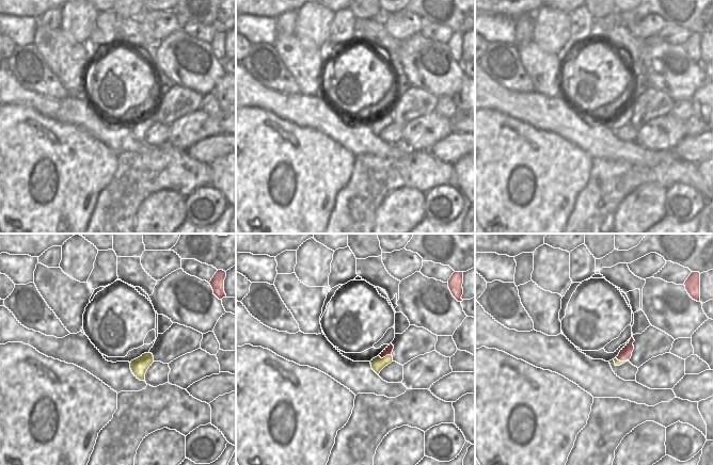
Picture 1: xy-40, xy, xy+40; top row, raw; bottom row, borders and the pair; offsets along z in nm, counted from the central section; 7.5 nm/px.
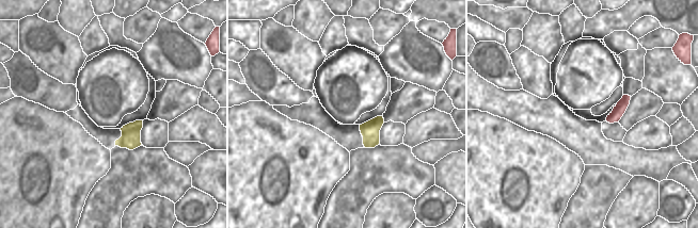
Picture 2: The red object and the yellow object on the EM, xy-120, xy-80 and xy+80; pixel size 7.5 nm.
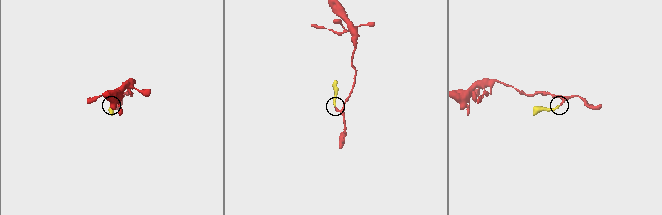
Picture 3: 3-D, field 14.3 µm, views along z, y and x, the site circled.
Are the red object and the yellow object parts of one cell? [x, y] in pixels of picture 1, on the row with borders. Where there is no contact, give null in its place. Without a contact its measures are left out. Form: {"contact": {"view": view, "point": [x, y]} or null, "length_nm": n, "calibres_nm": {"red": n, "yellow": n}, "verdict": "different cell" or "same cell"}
{"contact": {"view": "xy", "point": [384, 356]}, "length_nm": 90, "calibres_nm": {"red": 60, "yellow": 100}, "verdict": "same cell"}

